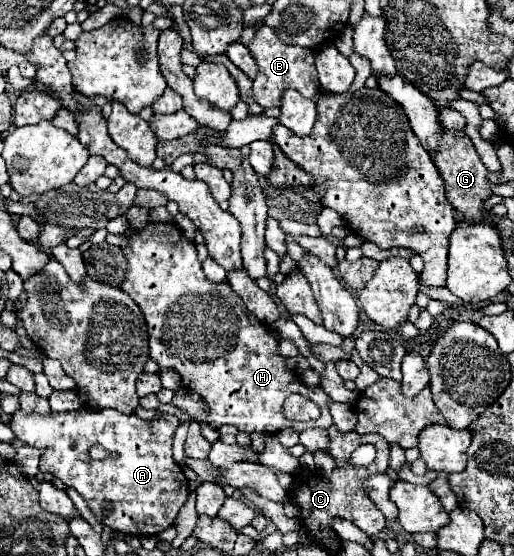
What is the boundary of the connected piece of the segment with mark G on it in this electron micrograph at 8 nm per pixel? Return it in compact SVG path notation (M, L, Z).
M443 128L439 146L431 152L431 160L445 182L445 194L447 194L447 200L453 204L453 208L463 212L471 220L477 220L481 214L485 214L481 210L481 204L483 204L483 200L489 198L491 184L487 182L487 168L479 160L477 152L473 148L473 142L467 138L467 134L461 130Z

